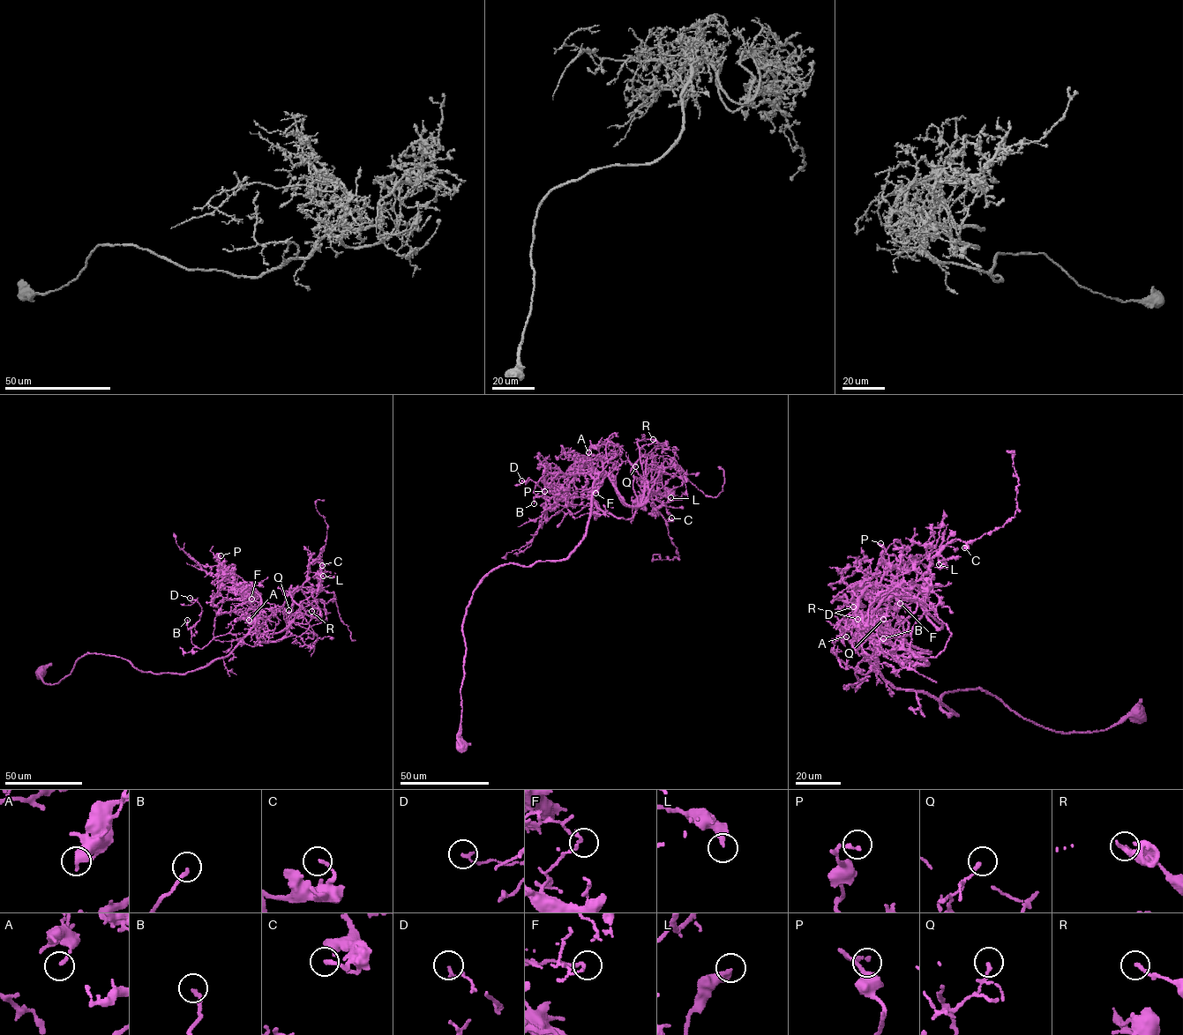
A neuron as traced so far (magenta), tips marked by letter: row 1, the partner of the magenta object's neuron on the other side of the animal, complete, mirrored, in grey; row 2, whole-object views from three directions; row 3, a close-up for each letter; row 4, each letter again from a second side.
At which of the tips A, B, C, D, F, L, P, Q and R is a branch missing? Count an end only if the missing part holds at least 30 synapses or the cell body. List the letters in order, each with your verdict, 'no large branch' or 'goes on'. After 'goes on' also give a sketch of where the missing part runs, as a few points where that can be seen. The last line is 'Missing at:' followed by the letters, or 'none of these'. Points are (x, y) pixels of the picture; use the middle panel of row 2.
A: no large branch
B: no large branch
C: no large branch
D: no large branch
F: no large branch
L: no large branch
P: no large branch
Q: no large branch
R: no large branch
Missing at: none of these

